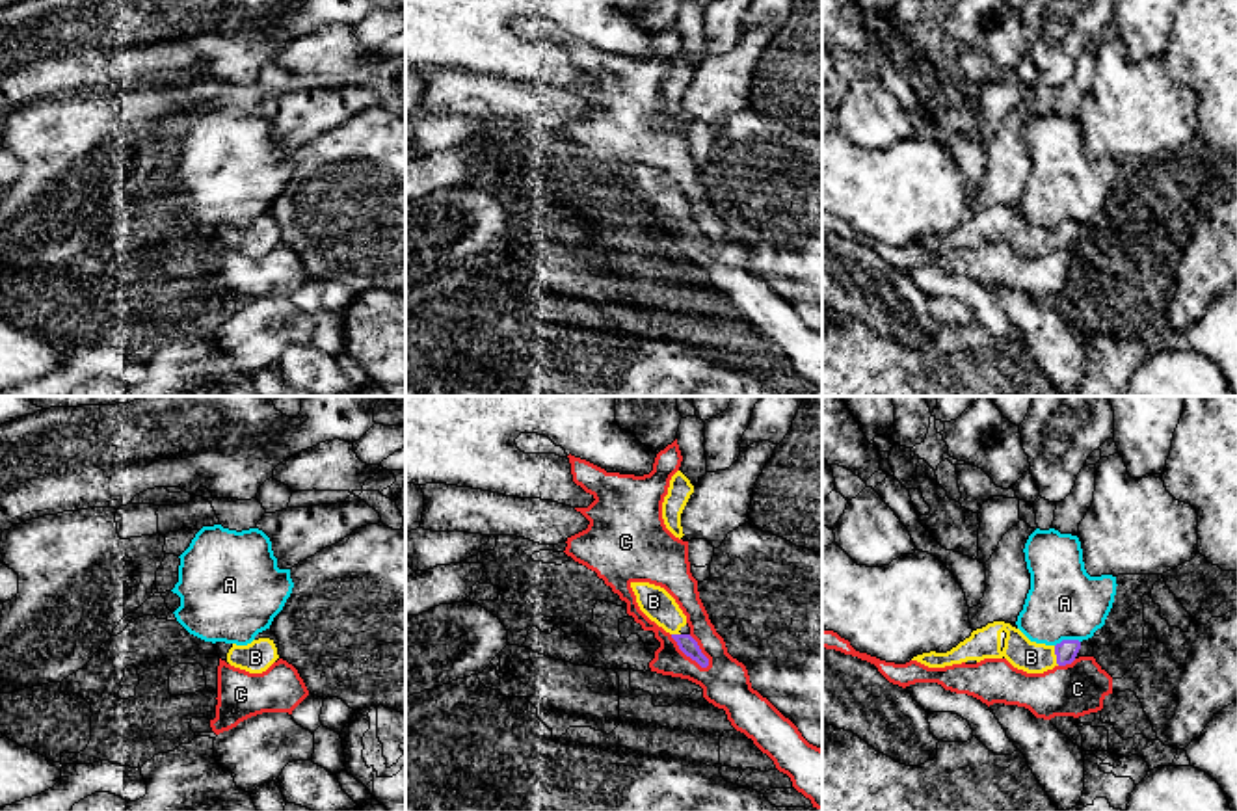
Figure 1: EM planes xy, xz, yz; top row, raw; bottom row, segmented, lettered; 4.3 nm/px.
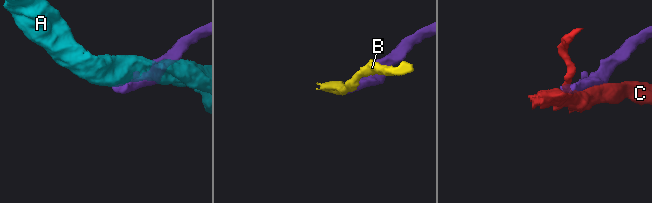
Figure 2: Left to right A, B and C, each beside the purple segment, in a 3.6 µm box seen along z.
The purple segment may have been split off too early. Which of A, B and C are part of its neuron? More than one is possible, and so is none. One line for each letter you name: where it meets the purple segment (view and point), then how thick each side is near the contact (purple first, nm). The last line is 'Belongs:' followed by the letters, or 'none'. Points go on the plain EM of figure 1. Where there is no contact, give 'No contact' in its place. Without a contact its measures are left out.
B: Touches purple at yz (1055, 237). Thickness 90 nm (purple) against 140 nm
Belongs: B

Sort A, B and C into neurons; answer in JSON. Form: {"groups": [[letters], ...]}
{"groups": [["A"], ["B"], ["C"]]}

